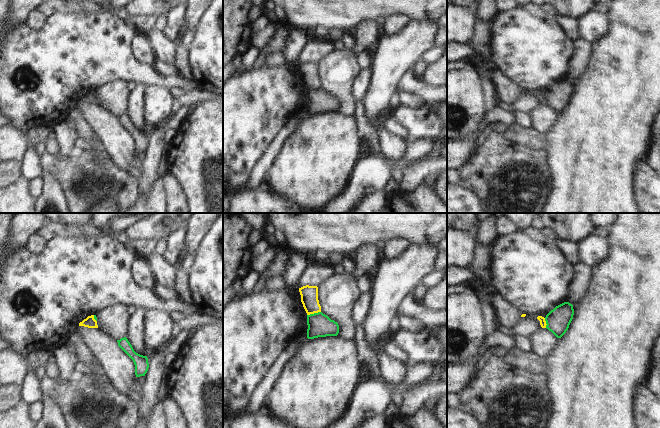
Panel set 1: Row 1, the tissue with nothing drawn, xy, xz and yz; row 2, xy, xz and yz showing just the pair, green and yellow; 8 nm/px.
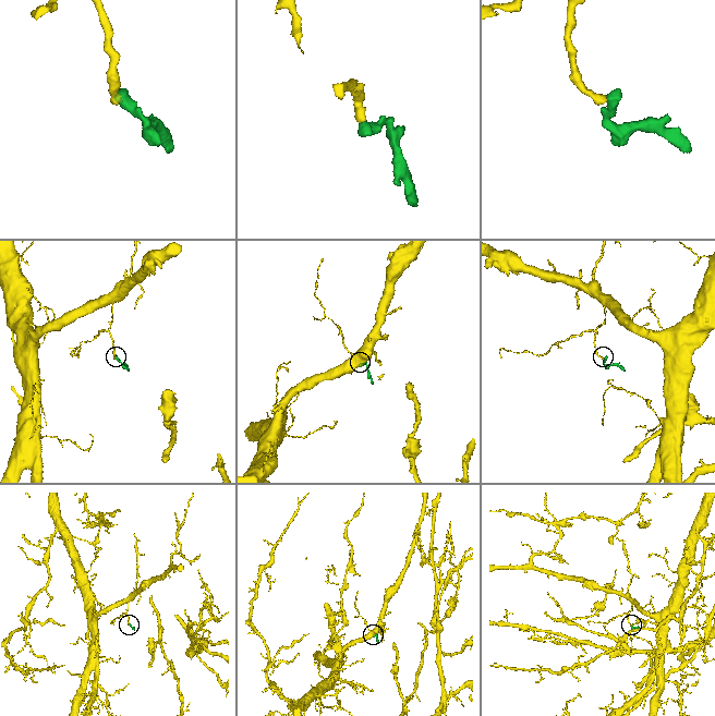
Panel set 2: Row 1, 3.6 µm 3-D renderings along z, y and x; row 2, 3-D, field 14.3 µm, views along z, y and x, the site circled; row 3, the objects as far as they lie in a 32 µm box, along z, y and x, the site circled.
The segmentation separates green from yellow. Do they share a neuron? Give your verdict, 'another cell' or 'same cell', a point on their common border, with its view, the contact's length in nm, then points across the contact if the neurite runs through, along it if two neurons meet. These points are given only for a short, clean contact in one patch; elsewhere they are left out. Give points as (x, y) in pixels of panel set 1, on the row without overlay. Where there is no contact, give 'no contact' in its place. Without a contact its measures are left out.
another cell; meets green in xz at (314, 89); contact 120 nm long; border along xz (320, 87), (307, 91)

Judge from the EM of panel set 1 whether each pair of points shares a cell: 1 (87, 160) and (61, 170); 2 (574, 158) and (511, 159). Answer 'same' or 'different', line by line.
1: same
2: different

